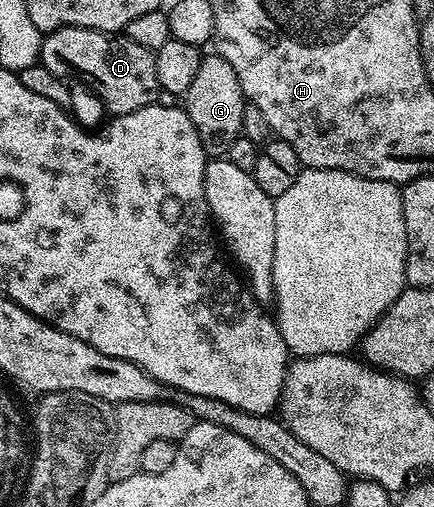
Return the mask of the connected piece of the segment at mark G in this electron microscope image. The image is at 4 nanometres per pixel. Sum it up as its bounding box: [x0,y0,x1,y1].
[183,54,246,156]

